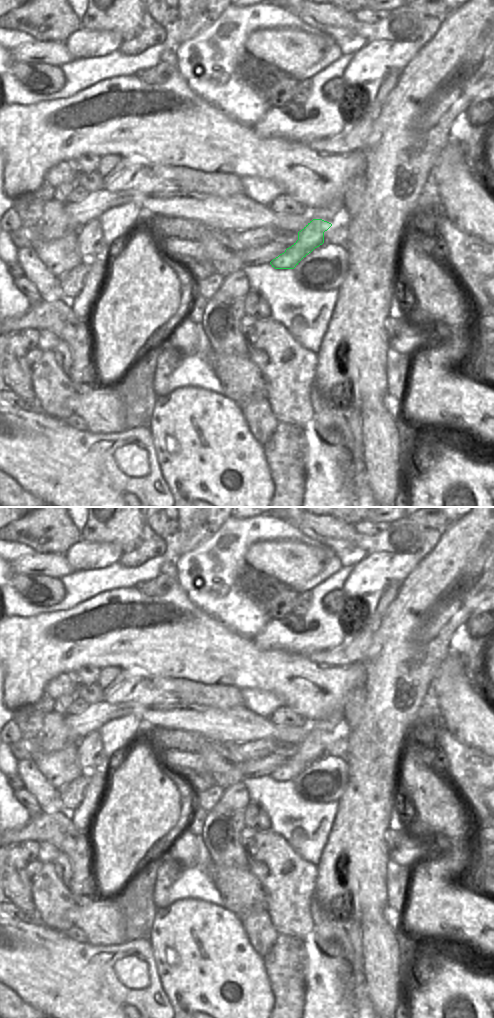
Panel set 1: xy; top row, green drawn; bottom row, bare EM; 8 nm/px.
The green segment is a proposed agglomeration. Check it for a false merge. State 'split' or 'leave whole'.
split

